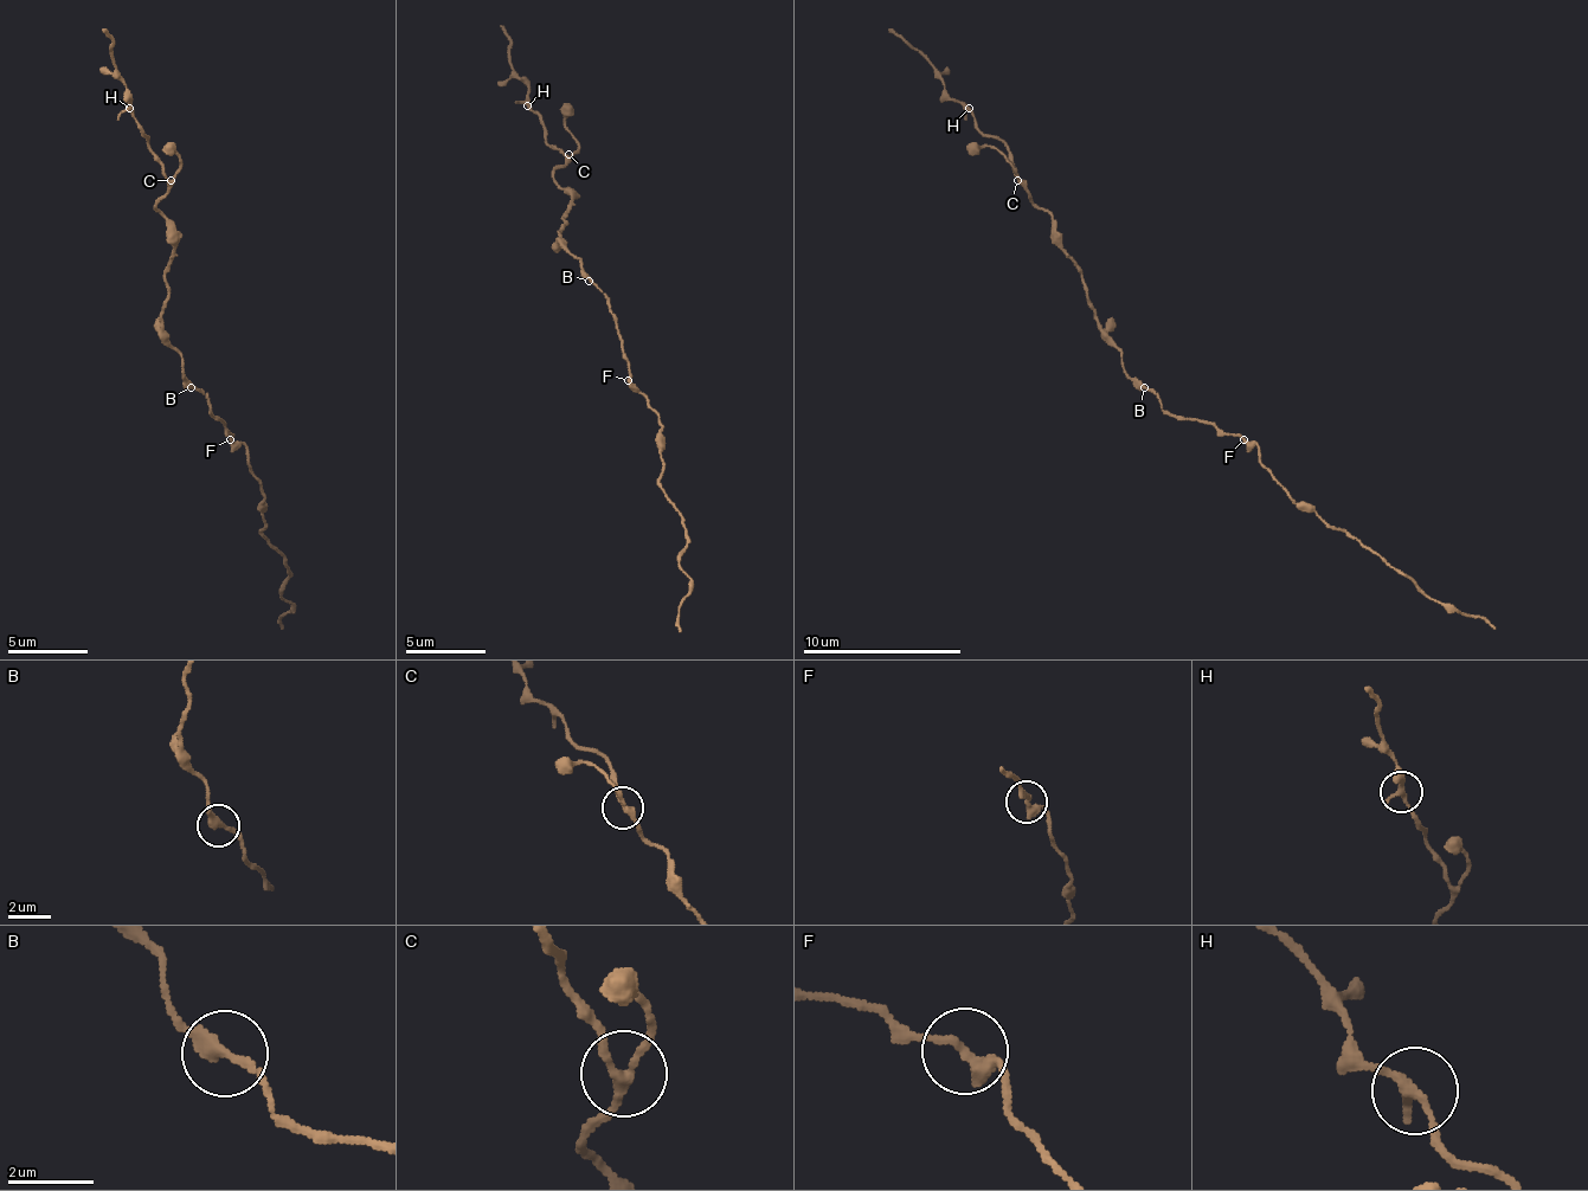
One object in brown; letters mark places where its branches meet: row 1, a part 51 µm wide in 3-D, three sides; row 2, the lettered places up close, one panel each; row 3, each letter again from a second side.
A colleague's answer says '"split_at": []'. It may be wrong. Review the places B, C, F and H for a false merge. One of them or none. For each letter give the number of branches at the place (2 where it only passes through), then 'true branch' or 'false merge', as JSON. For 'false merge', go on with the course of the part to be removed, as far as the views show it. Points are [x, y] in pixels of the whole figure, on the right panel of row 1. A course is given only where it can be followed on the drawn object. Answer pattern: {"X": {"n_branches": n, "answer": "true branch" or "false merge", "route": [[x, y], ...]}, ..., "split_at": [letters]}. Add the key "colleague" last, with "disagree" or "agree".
{"B": {"n_branches": 2, "answer": "true branch"}, "C": {"n_branches": 3, "answer": "true branch"}, "F": {"n_branches": 2, "answer": "true branch"}, "H": {"n_branches": 2, "answer": "false merge", "route": [[969, 109], [889, 30]]}, "split_at": ["H"], "colleague": "disagree"}

